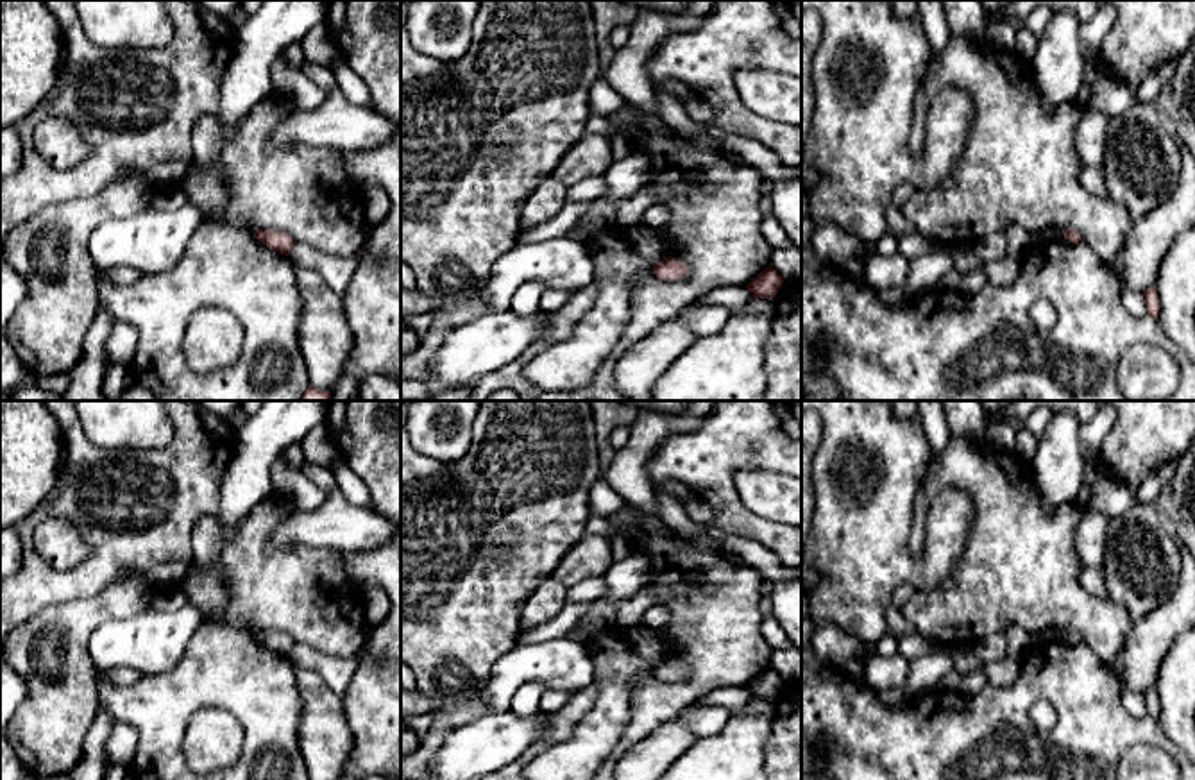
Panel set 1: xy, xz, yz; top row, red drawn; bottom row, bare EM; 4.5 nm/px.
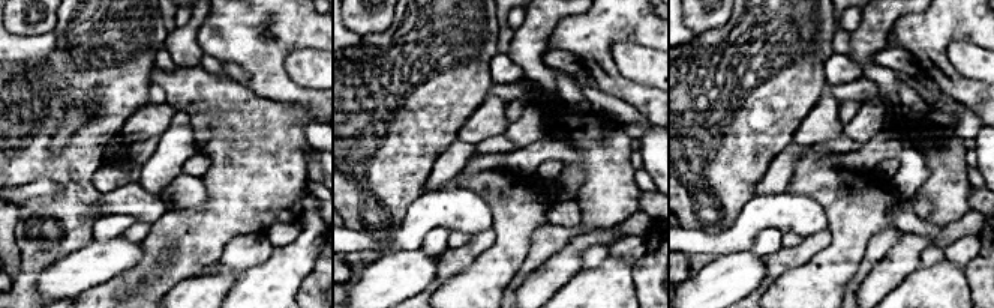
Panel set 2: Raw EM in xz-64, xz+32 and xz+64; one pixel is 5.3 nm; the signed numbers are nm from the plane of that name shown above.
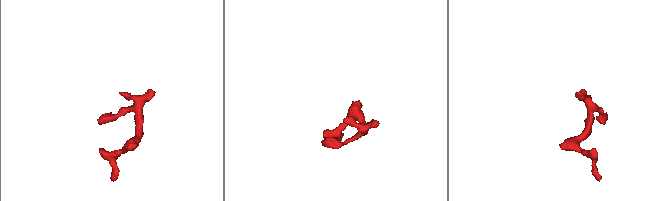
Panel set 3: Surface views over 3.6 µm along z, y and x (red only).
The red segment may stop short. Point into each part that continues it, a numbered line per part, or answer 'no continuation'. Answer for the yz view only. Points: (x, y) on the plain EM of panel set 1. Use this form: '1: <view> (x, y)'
no continuation

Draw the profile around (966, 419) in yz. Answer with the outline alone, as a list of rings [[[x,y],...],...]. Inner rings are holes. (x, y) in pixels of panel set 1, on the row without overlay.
[[[941,401],[952,437],[980,440],[986,435],[987,415],[980,401]]]

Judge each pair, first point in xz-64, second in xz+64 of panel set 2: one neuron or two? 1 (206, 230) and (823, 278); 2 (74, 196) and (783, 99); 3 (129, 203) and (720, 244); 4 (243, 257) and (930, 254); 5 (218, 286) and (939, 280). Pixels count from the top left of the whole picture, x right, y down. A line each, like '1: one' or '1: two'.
1: two
2: one
3: one
4: one
5: two

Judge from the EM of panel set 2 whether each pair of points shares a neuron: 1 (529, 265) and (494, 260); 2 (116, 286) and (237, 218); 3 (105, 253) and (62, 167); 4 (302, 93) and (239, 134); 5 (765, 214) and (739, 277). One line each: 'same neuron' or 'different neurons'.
1: different neurons
2: same neuron
3: different neurons
4: different neurons
5: different neurons

